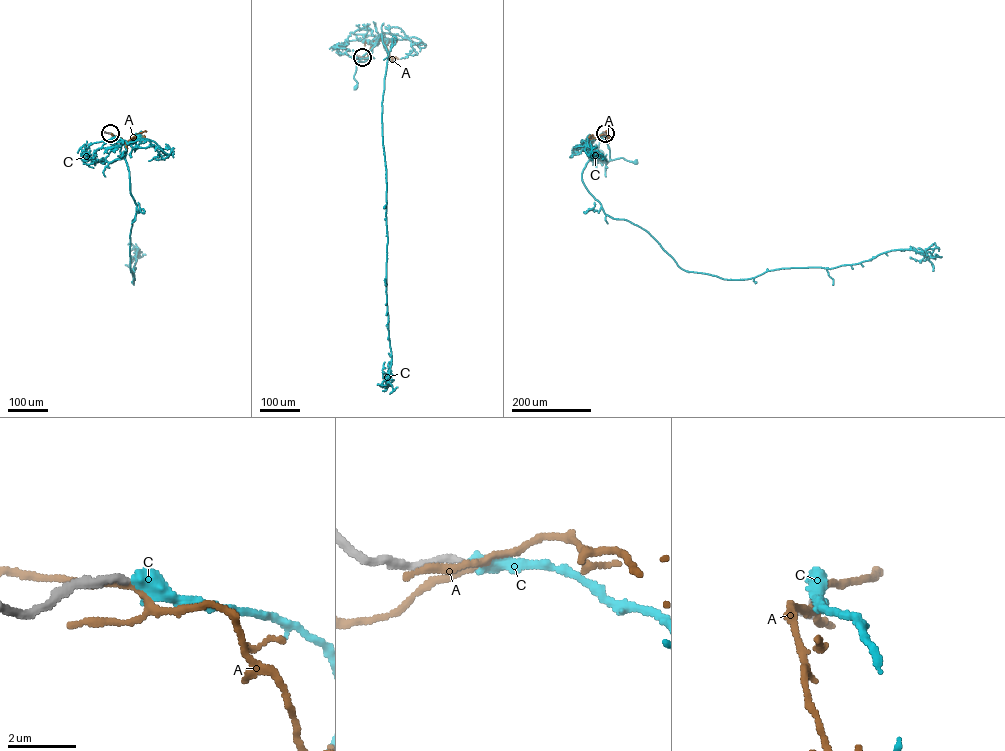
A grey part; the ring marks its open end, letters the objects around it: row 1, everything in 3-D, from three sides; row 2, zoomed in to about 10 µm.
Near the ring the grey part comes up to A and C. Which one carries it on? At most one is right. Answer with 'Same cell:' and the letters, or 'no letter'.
Same cell: C

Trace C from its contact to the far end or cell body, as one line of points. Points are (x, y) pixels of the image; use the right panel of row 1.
C: (605, 133), (606, 137), (586, 140), (593, 158), (606, 162), (622, 157), (635, 163)

